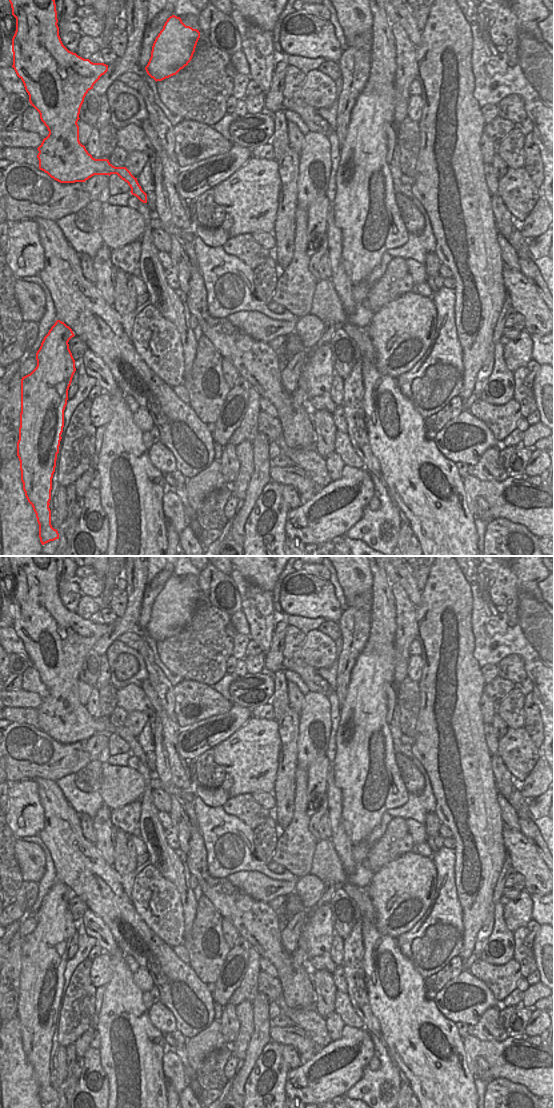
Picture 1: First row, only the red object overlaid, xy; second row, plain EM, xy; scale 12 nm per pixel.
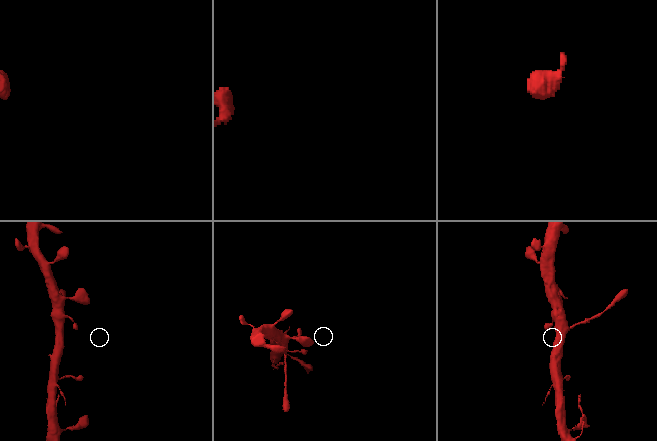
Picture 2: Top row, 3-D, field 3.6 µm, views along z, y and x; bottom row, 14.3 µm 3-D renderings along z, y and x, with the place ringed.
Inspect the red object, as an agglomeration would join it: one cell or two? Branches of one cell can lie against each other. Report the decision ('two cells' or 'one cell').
one cell

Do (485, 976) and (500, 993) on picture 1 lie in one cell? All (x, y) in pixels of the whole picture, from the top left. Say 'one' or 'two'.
one

